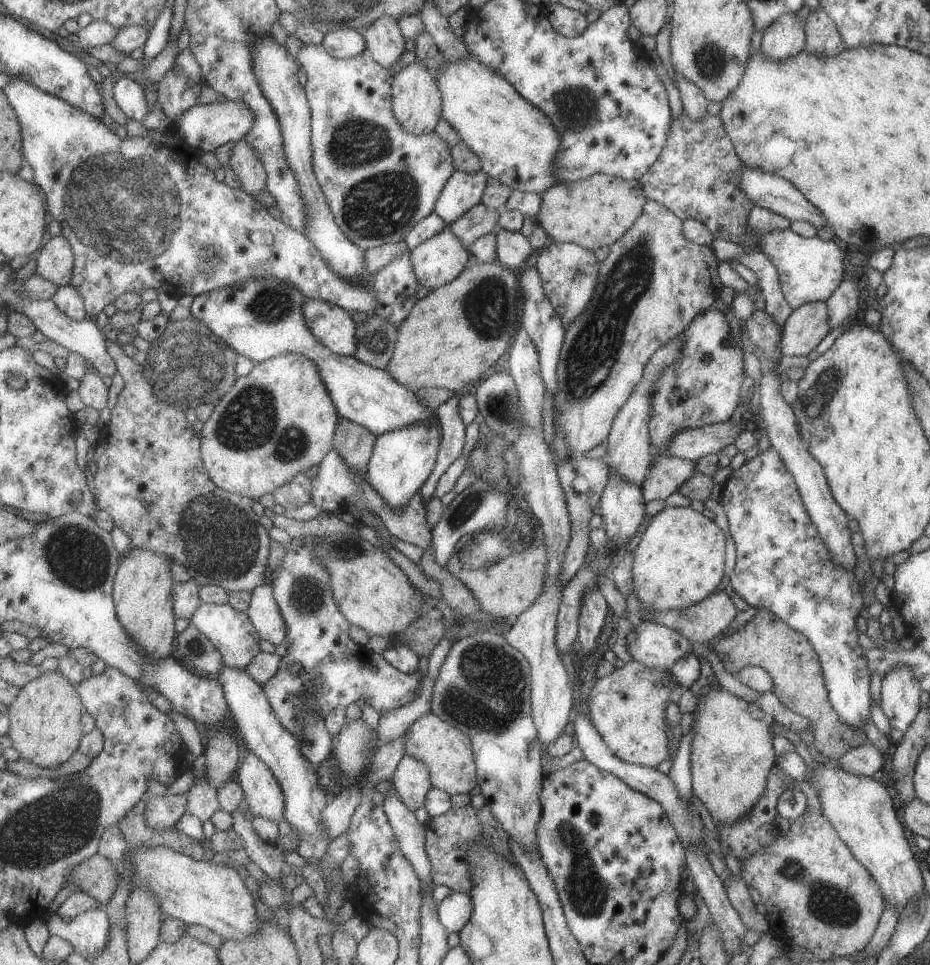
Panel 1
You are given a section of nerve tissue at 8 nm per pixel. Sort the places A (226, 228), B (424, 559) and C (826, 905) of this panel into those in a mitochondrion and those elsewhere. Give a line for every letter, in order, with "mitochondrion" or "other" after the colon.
A: other
B: other
C: mitochondrion

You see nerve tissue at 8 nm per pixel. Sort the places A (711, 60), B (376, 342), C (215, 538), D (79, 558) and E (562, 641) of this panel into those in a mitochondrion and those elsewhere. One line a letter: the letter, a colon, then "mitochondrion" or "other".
A: mitochondrion
B: mitochondrion
C: mitochondrion
D: mitochondrion
E: other

